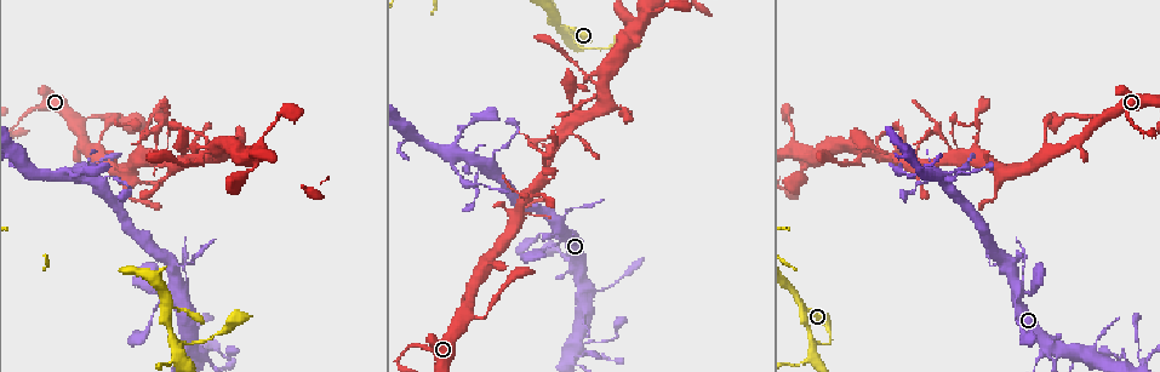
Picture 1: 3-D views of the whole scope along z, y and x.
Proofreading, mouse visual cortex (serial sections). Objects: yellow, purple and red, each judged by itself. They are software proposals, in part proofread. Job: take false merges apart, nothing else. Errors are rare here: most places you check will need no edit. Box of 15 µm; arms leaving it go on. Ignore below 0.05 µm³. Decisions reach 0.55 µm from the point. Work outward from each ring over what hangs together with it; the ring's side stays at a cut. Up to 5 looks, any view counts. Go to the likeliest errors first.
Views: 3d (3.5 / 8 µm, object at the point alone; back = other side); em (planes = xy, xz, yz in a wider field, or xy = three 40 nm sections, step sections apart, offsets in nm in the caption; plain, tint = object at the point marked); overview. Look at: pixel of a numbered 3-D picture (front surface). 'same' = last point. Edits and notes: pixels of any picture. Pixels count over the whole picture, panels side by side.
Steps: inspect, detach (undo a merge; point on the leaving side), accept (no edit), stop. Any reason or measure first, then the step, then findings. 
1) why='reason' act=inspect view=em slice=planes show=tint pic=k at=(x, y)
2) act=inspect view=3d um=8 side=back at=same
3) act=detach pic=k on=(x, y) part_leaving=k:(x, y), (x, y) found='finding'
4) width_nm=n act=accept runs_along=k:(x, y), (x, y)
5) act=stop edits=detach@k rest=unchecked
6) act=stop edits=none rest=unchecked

why='abrupt turn' act=inspect view=3d um=3.5 pic=1 at=(561, 32)

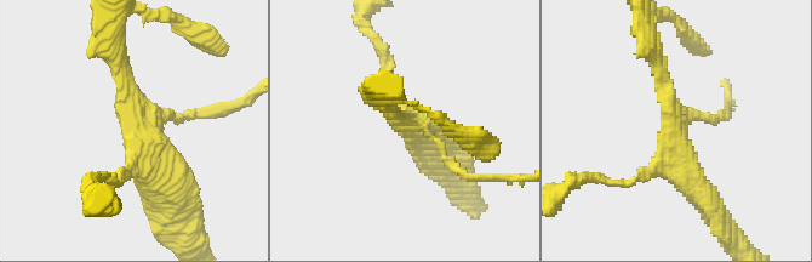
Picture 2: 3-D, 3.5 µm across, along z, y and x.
arms=4 arm_widths_nm=150,200,250,400 act=inspect view=em slice=xy step=2 show=tint pic=2 at=(404, 123)

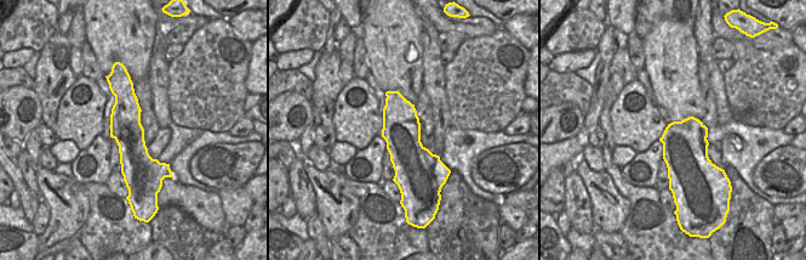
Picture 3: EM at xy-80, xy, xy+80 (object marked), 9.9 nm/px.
act=accept runs_along=2:(112, 43), (149, 184) found='continuous, no second cell'

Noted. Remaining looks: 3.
why='small branch off a trunk' act=inspect view=3d um=8 pic=1 at=(215, 160)

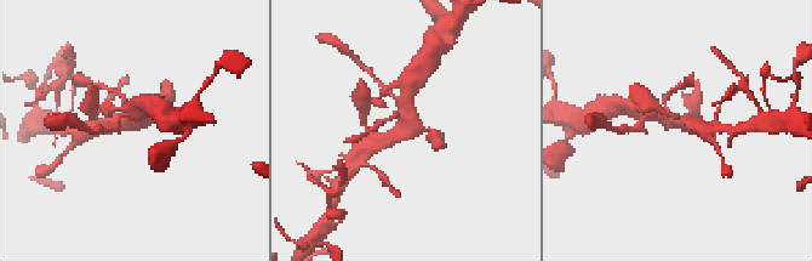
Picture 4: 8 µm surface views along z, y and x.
why='closer look' act=inspect view=3d um=3.5 side=back pic=4 at=(138, 123)

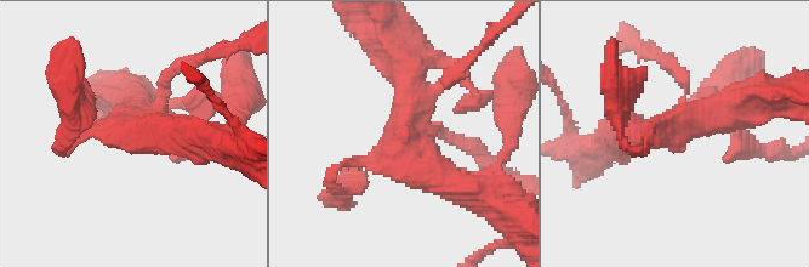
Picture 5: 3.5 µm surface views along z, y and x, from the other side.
why='shape alone is not enough' act=inspect view=em slice=xy step=1 show=tint pic=5 at=(406, 146)

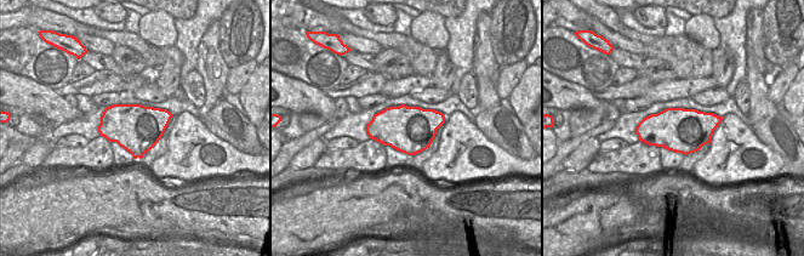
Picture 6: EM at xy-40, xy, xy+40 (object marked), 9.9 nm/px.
width_nm=480 act=accept runs_along=5:(468, 188), (409, 163), (405, 69) found='one cell here'

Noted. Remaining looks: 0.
act=stop edits=none rest=unchecked

